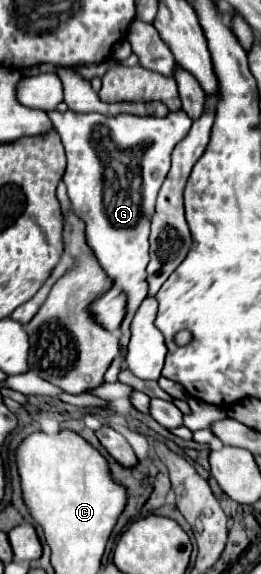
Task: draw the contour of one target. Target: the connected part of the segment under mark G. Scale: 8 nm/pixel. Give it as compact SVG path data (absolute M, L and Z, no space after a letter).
M183 110L169 112L165 118L143 118L119 114L115 118L103 114L49 112L67 154L65 184L75 214L85 224L85 238L99 266L127 296L127 314L121 322L121 356L127 356L129 324L147 298L147 262L149 262L149 230L155 210L157 192L171 168L171 152L181 142L191 120Z

